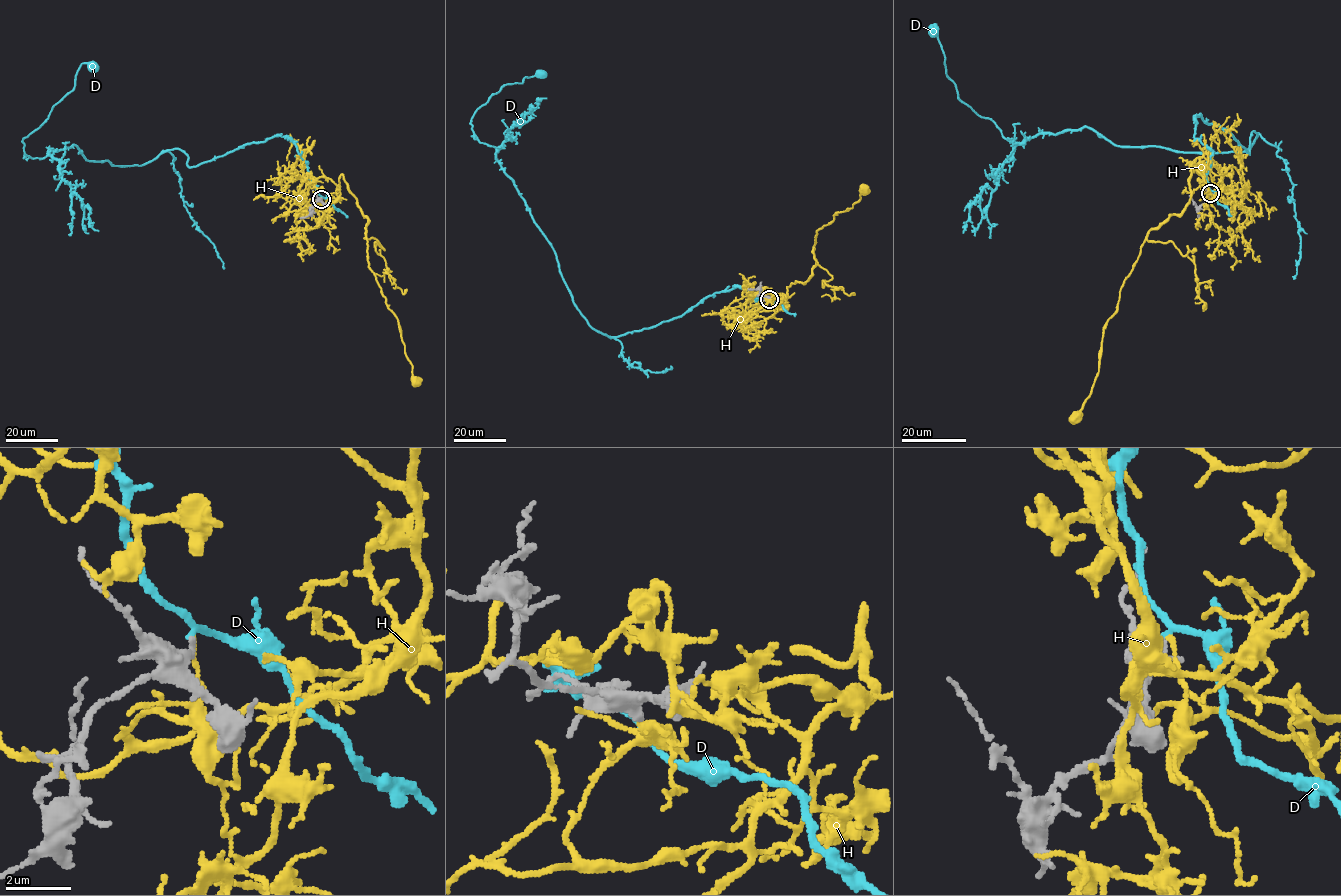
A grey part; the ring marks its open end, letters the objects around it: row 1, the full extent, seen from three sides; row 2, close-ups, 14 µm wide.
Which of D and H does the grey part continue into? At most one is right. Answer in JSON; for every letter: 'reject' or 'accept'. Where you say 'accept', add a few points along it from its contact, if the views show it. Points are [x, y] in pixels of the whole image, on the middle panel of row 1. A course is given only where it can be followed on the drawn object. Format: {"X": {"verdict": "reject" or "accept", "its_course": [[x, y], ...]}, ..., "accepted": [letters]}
{"D": {"verdict": "reject"}, "H": {"verdict": "reject"}, "accepted": []}

